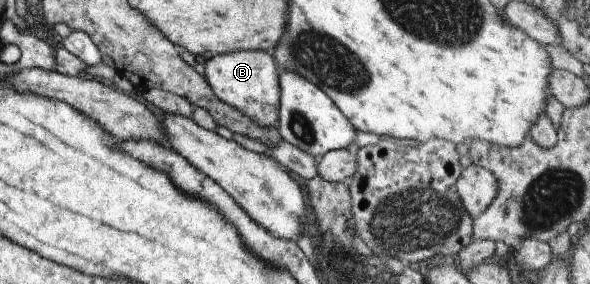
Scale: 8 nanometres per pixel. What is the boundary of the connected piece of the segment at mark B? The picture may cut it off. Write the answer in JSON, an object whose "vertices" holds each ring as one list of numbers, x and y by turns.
{"vertices":[[248,50,228,52,205,60,203,67,204,80,220,102,236,108,256,126,262,128,276,126,280,92,278,92,278,75,270,54,266,51]]}

